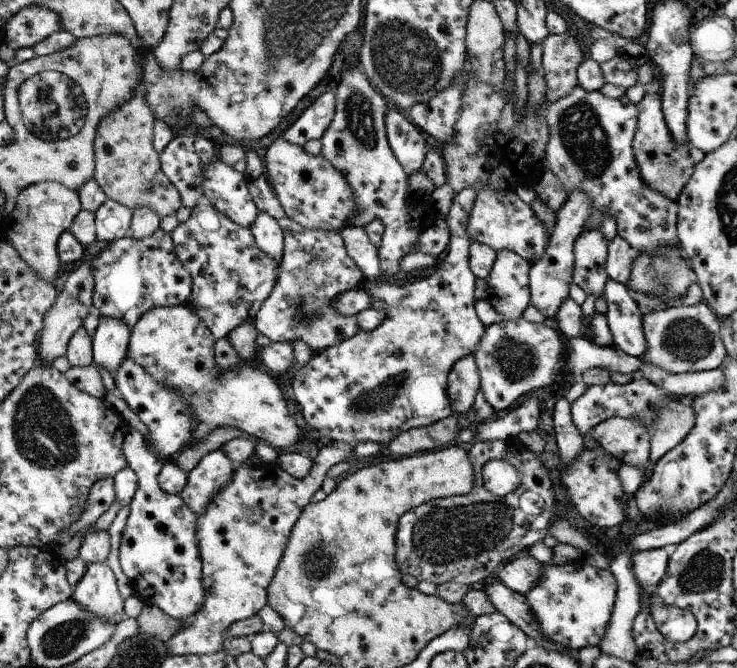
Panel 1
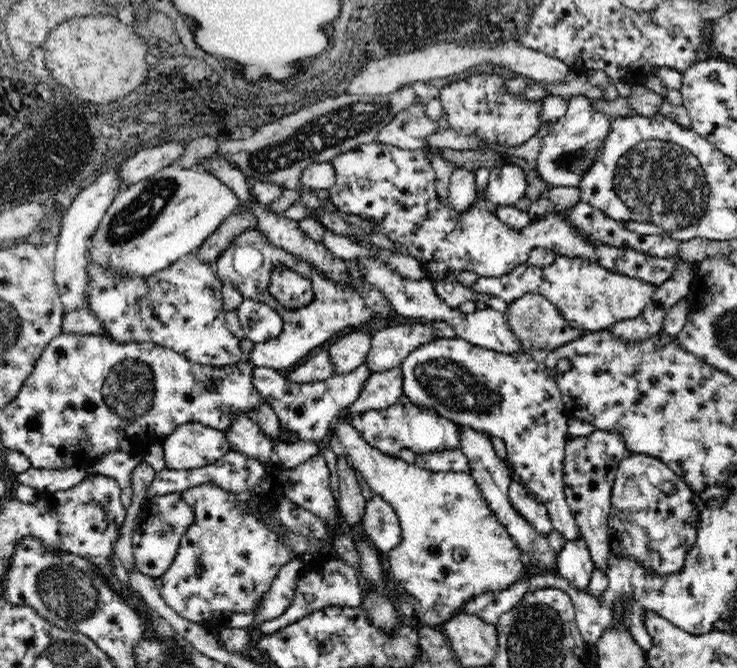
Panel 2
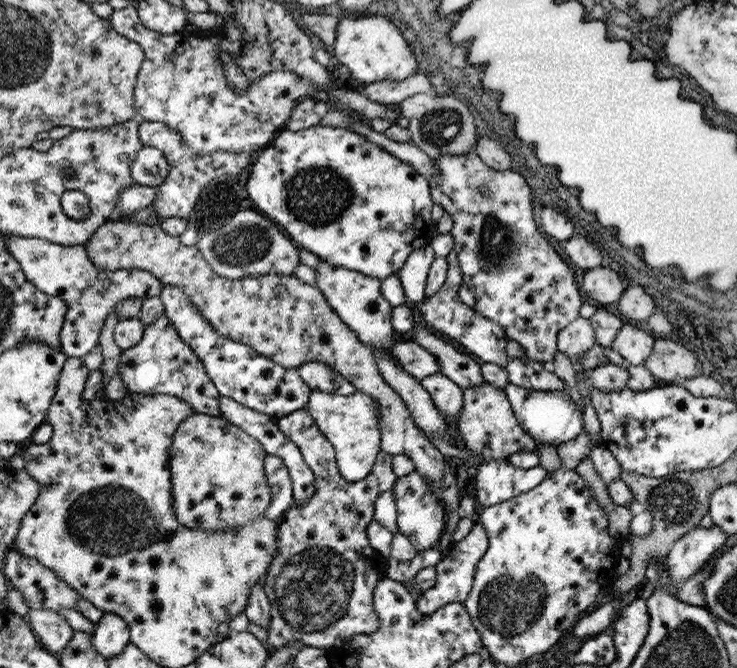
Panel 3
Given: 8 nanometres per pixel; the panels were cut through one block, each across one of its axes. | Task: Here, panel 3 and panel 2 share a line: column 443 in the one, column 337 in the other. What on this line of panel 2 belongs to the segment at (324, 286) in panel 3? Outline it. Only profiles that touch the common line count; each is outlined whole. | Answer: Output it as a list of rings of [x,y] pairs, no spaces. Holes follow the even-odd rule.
[[[340,416],[336,420],[334,430],[338,430],[336,436],[348,450],[354,466],[362,472],[374,494],[382,496],[396,510],[402,526],[402,540],[388,552],[390,572],[398,582],[402,582],[402,588],[418,600],[418,622],[422,626],[444,626],[460,612],[466,602],[474,600],[476,596],[508,590],[528,578],[532,570],[524,552],[516,546],[512,534],[508,534],[506,526],[498,522],[498,516],[482,498],[482,490],[472,478],[472,472],[430,472],[418,468],[416,462],[410,464],[402,458],[392,458],[370,446],[360,436],[360,432],[350,426],[350,420],[346,416]]]

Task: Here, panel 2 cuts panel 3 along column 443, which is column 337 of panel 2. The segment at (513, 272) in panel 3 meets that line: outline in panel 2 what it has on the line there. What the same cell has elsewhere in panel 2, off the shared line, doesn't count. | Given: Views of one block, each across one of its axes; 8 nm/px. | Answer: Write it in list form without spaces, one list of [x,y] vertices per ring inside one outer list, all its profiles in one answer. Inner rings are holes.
[[[384,142],[362,144],[350,152],[342,152],[332,160],[336,184],[328,190],[330,202],[338,214],[368,220],[376,234],[400,244],[408,256],[420,262],[434,292],[450,306],[458,308],[462,302],[478,304],[474,286],[466,286],[456,274],[474,272],[482,278],[506,276],[506,272],[526,264],[534,248],[554,250],[558,256],[588,258],[602,264],[610,272],[644,280],[652,286],[670,282],[680,266],[678,258],[656,258],[632,248],[614,248],[602,242],[586,240],[578,228],[566,220],[564,214],[550,210],[544,220],[532,222],[522,230],[514,230],[500,222],[500,208],[516,208],[526,198],[526,174],[516,164],[494,168],[486,190],[480,192],[468,210],[456,210],[450,200],[440,200],[436,190],[438,176],[432,168],[430,150],[402,150]]]

